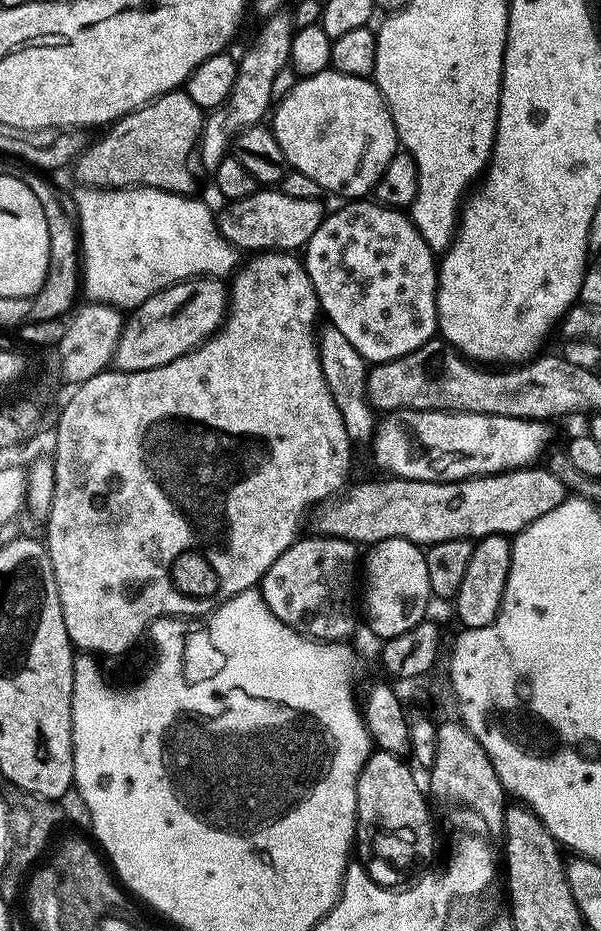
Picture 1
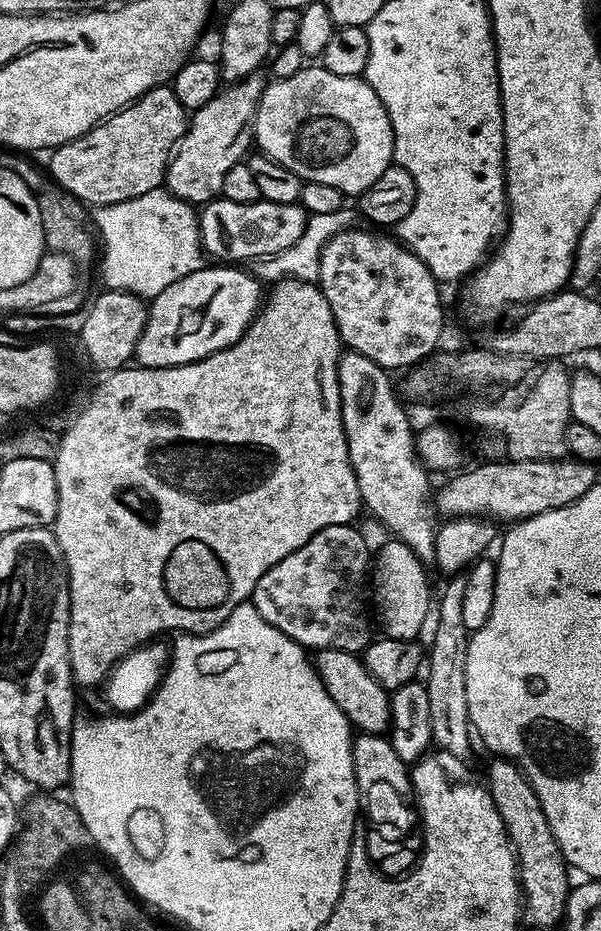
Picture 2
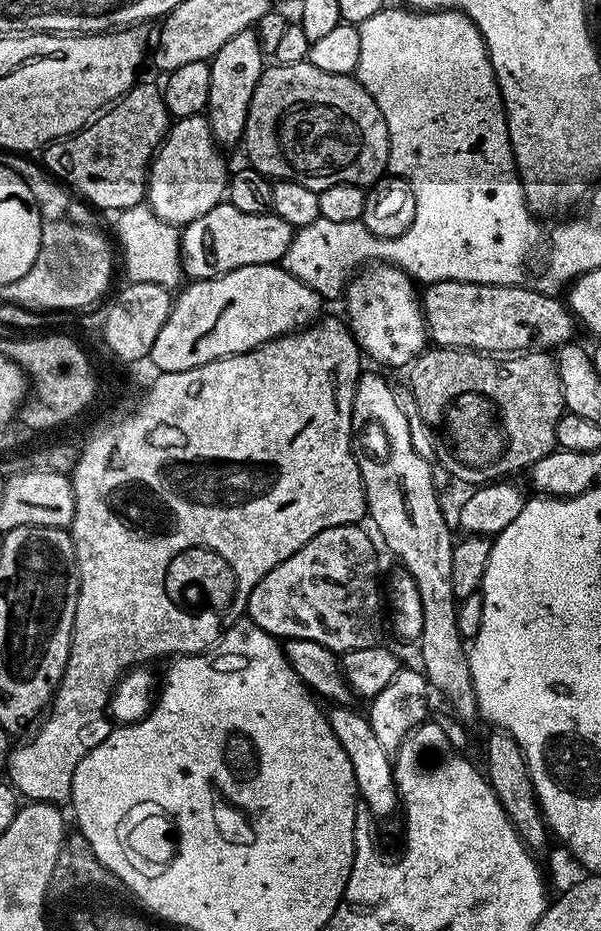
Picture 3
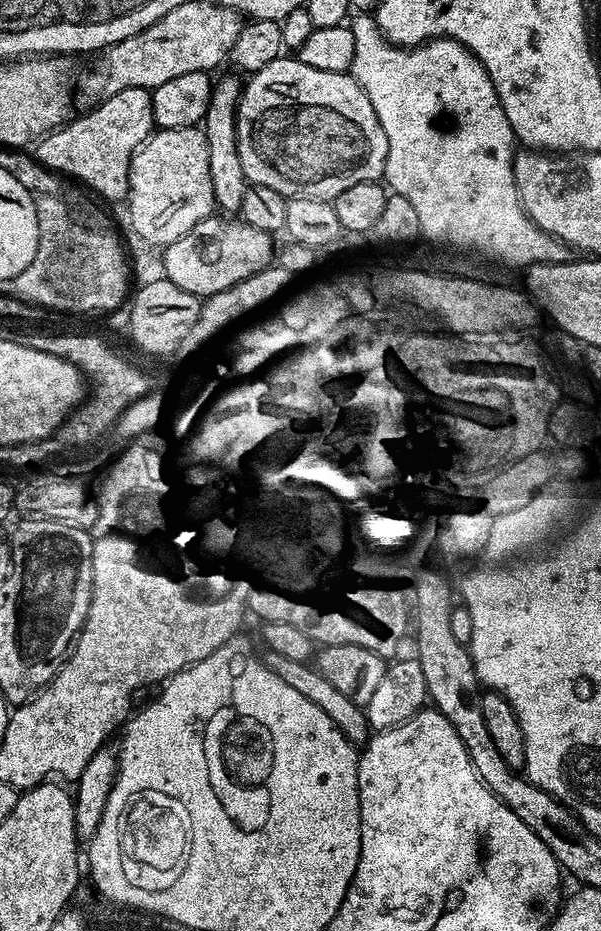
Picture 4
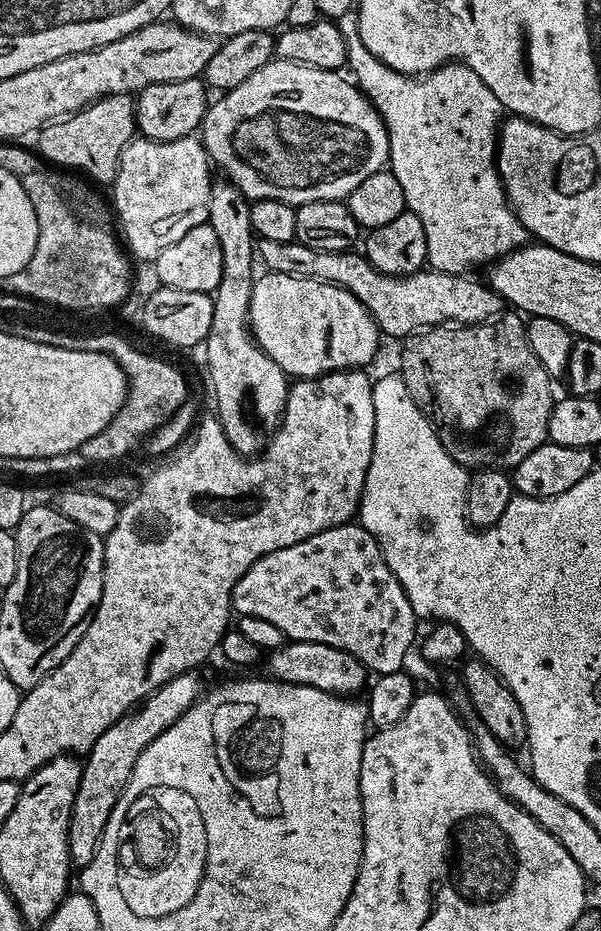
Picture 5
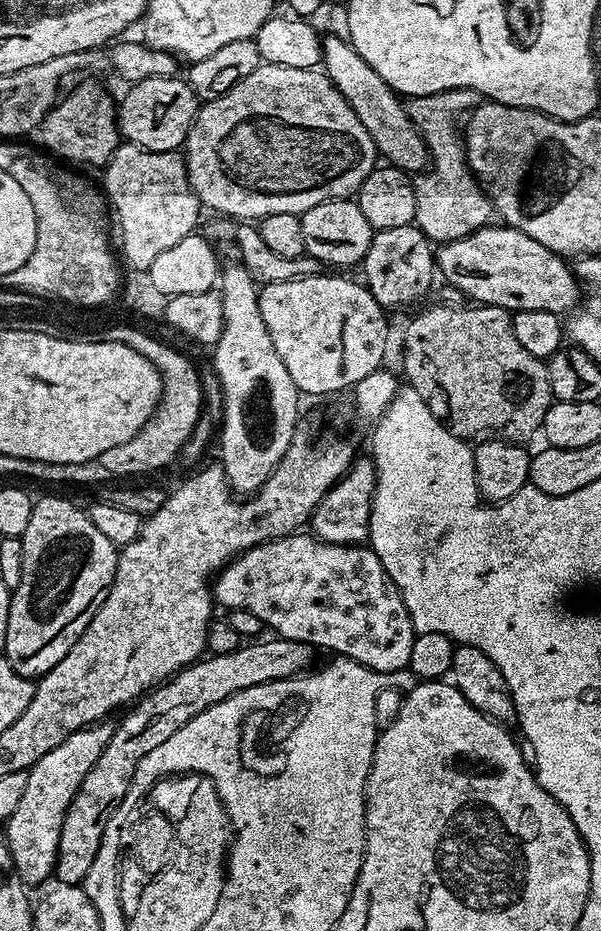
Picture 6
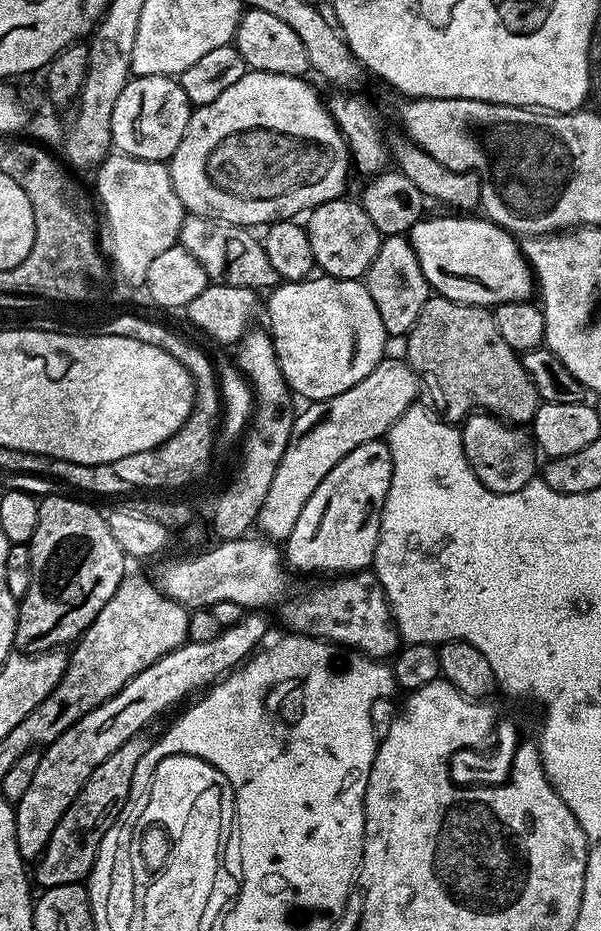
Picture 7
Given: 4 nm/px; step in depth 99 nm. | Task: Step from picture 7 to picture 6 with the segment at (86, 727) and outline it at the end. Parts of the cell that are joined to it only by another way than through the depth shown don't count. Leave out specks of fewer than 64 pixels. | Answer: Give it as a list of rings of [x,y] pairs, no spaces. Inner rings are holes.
[[[105,718],[88,728],[78,730],[66,738],[54,750],[42,754],[38,762],[27,769],[26,791],[22,794],[22,803],[10,814],[6,822],[8,849],[12,855],[12,864],[25,885],[40,884],[53,875],[58,854],[58,834],[62,834],[62,818],[82,786],[82,778],[90,774],[90,766],[98,762],[106,742],[110,742],[114,724]]]

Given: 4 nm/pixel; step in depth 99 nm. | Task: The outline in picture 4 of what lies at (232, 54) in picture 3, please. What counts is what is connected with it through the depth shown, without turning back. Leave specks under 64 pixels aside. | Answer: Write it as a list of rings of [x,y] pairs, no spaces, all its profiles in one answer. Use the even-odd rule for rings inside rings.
[[[239,75],[224,76],[212,86],[210,106],[206,110],[202,127],[206,134],[206,146],[210,146],[210,182],[214,182],[216,208],[224,214],[239,213],[242,194],[248,189],[248,180],[242,170],[242,158],[238,158],[236,141],[236,107],[240,104],[242,80]]]

